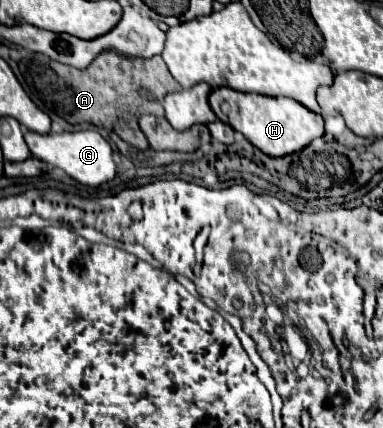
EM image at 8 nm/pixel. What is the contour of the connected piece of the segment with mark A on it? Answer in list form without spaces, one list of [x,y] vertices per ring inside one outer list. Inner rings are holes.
[[[111,51],[101,53],[87,69],[75,69],[69,65],[63,65],[59,61],[53,61],[47,55],[29,55],[27,61],[23,61],[23,75],[29,83],[29,95],[37,101],[37,105],[47,107],[49,111],[57,113],[65,121],[79,125],[79,123],[93,123],[97,127],[107,127],[115,131],[123,141],[129,145],[145,151],[149,149],[149,143],[139,129],[139,117],[145,113],[163,115],[161,99],[167,93],[181,91],[181,85],[173,79],[169,73],[165,61],[157,55],[151,59],[127,59],[119,57]],[[149,87],[155,93],[155,101],[145,101],[139,97],[137,89]]]

